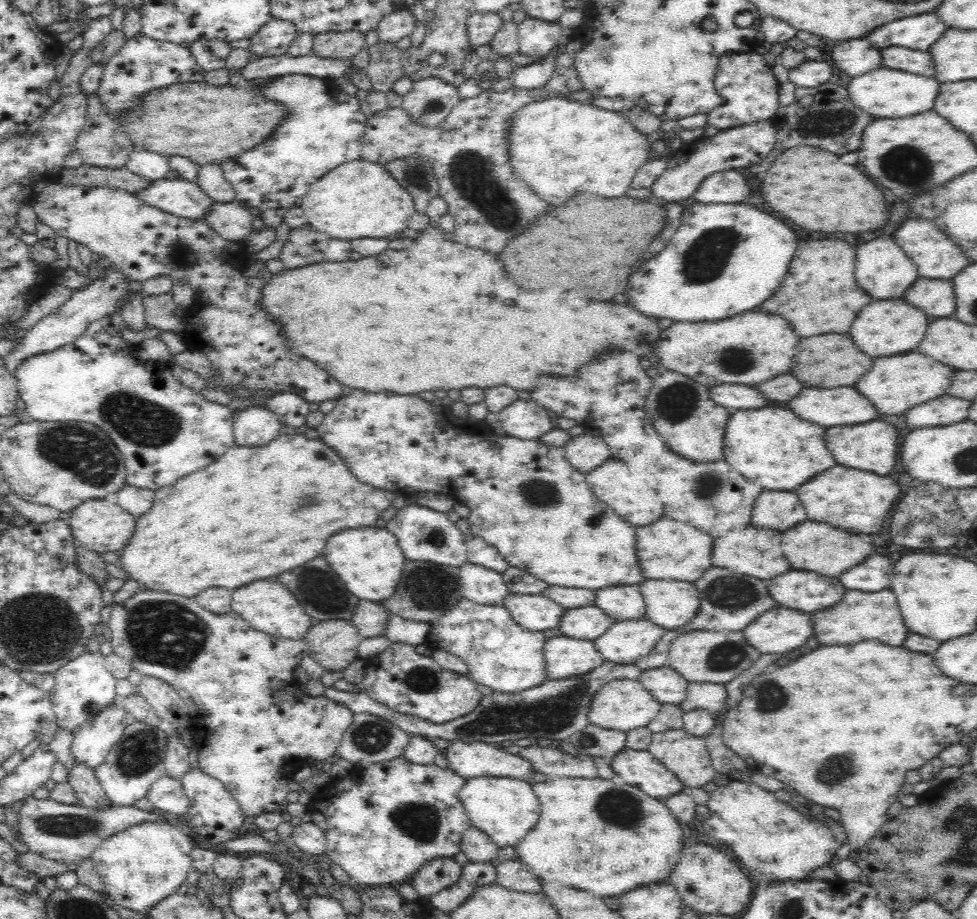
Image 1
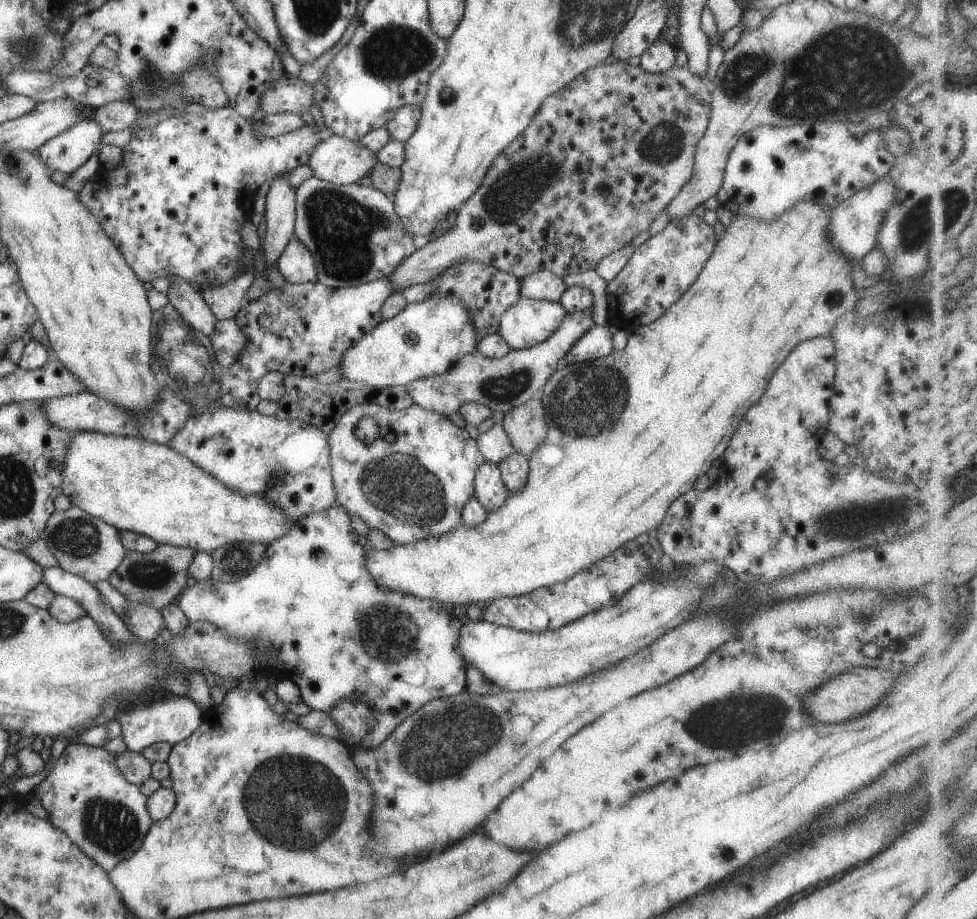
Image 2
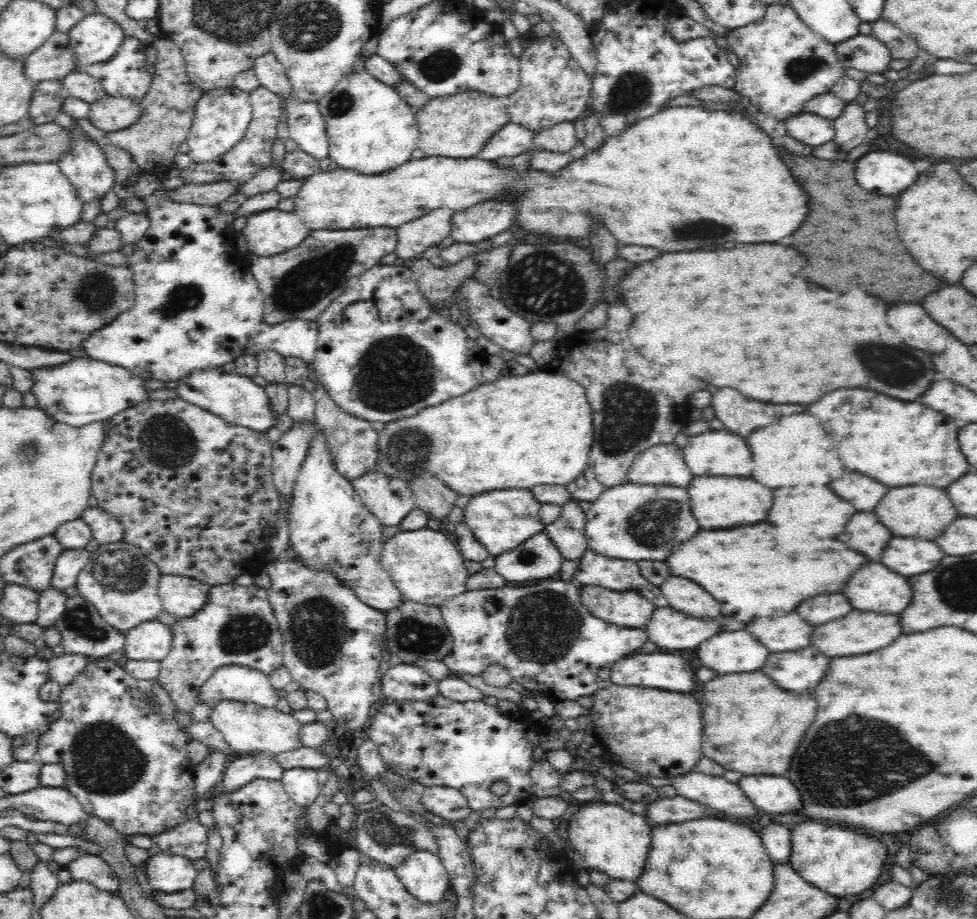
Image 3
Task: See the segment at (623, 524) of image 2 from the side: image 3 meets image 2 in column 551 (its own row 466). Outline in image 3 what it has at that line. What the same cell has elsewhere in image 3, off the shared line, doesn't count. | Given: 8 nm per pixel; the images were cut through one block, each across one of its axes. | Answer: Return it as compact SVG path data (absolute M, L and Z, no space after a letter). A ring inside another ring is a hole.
M543 370L523 376L500 376L465 395L385 423L378 433L374 471L397 478L407 485L429 474L454 495L468 498L498 489L530 490L542 485L566 486L582 472L593 441L591 412L582 388L565 376Z

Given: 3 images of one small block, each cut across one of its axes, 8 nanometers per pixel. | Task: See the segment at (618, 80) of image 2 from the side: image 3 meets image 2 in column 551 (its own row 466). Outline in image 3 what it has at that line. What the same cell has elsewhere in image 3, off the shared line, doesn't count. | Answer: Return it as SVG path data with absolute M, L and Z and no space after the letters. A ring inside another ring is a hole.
M178 398L165 401L144 399L105 420L105 435L95 456L94 468L90 472L90 495L96 498L100 509L108 512L122 525L124 530L122 541L138 547L142 555L146 556L150 563L156 565L161 576L193 578L210 586L234 583L242 575L256 577L269 561L265 546L271 537L281 506L281 495L276 489L273 477L272 443L266 436L266 432L230 424L220 416L185 400Z

